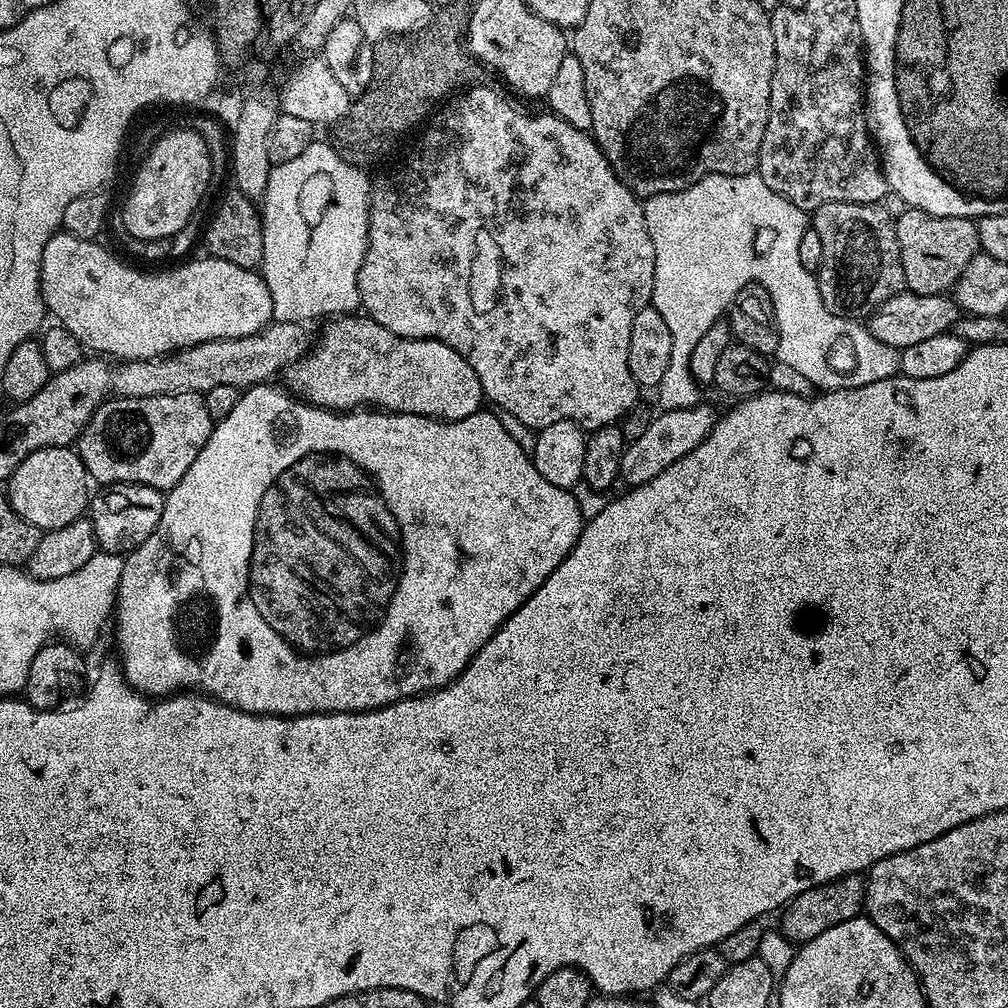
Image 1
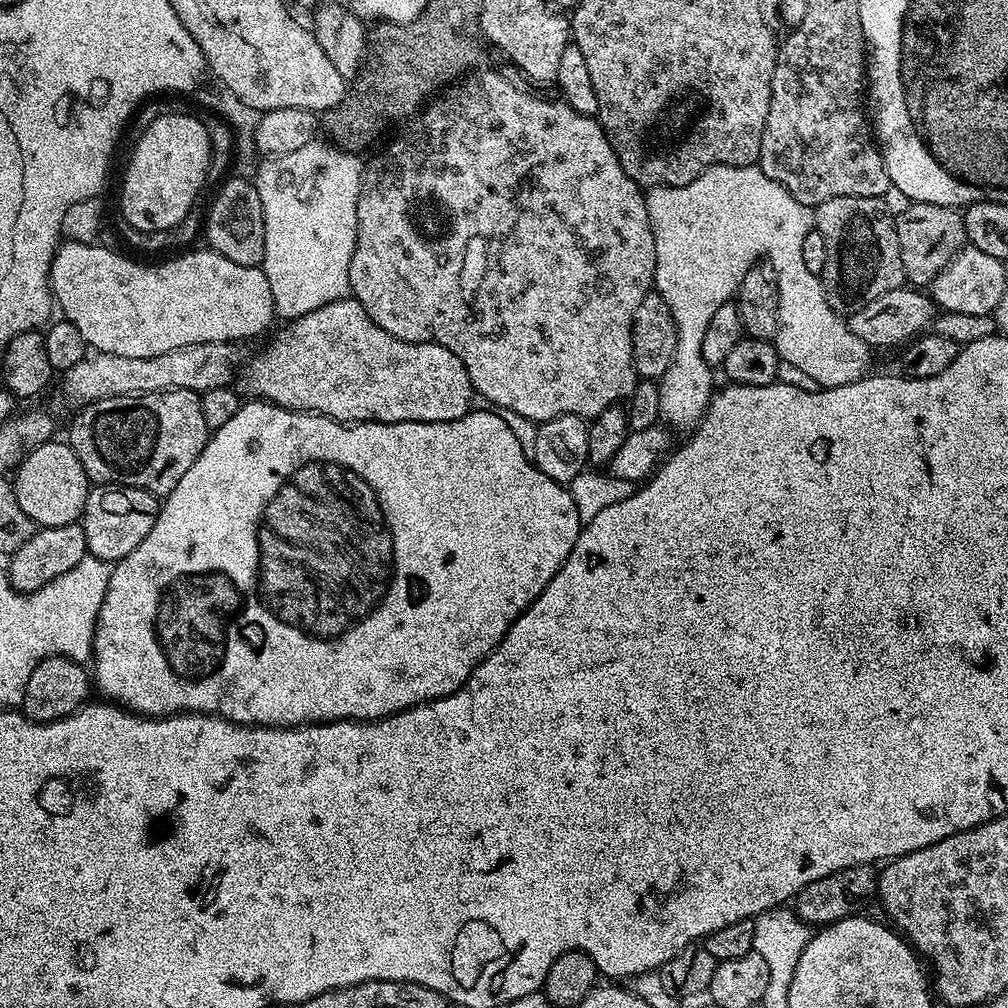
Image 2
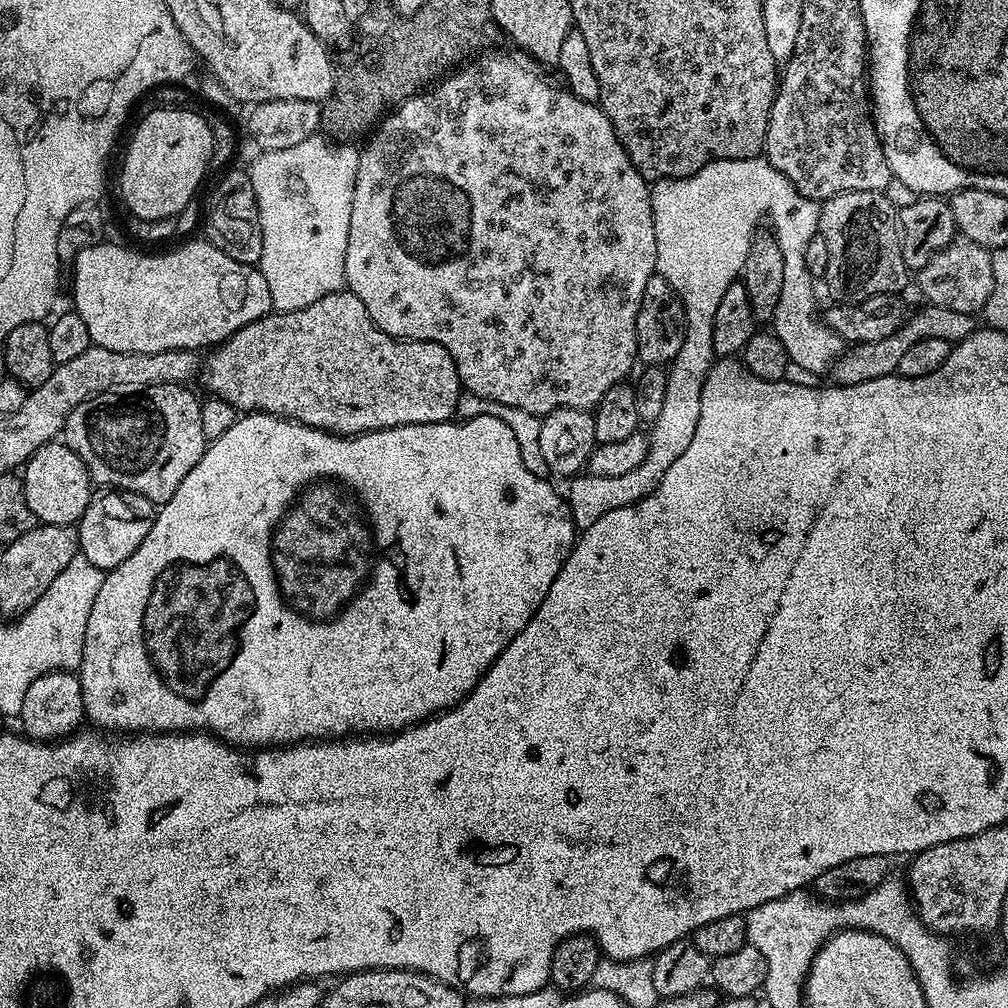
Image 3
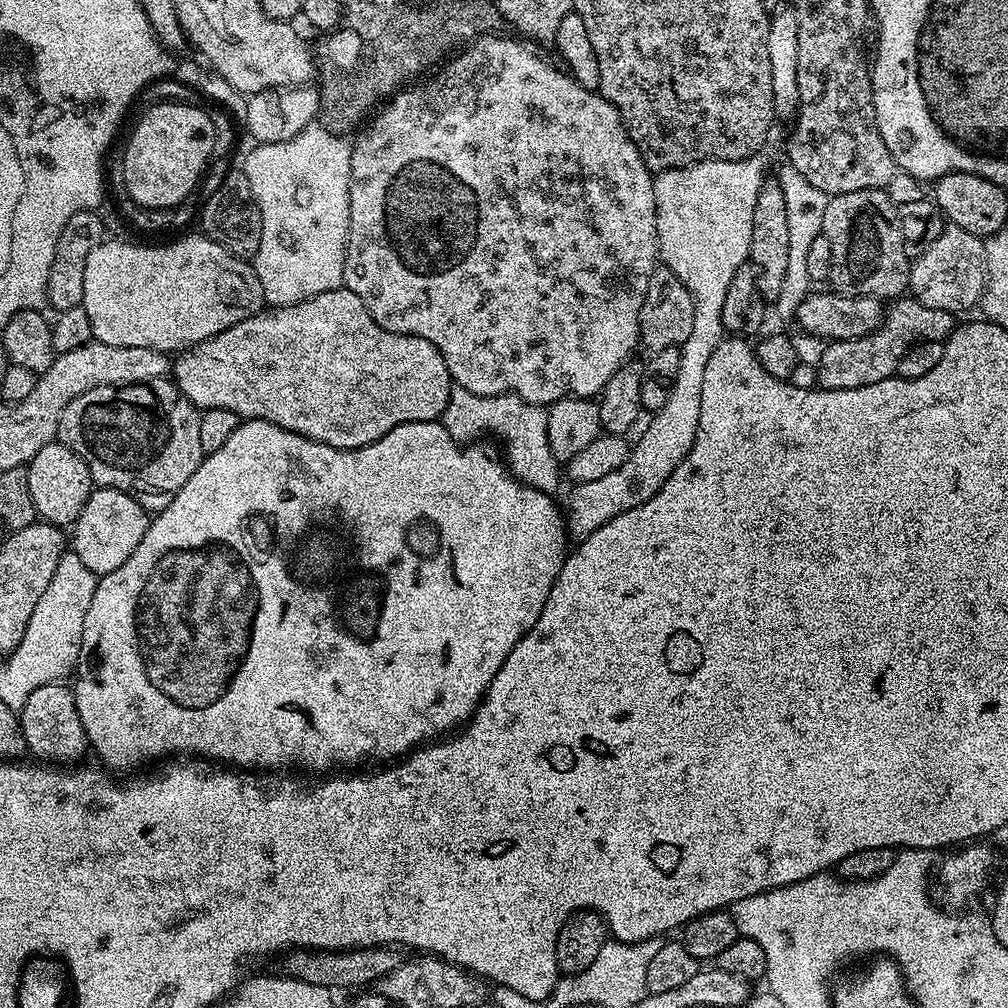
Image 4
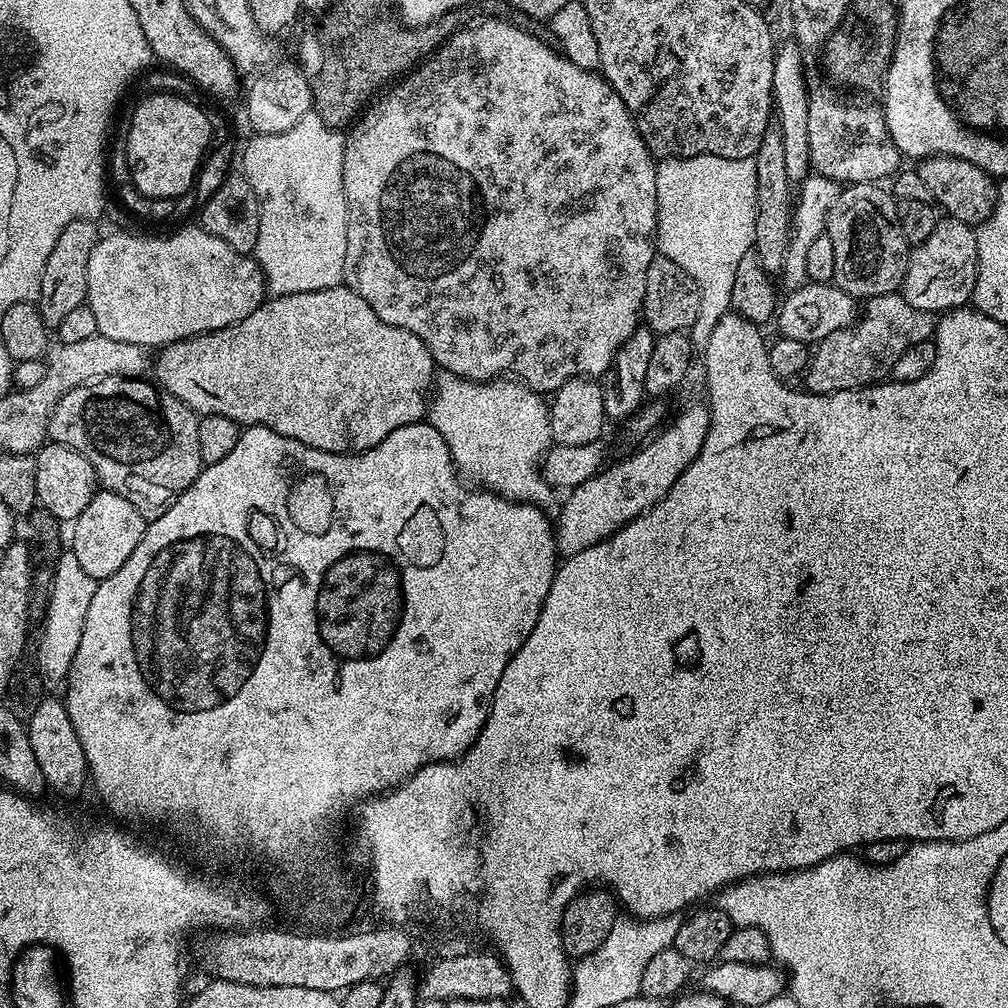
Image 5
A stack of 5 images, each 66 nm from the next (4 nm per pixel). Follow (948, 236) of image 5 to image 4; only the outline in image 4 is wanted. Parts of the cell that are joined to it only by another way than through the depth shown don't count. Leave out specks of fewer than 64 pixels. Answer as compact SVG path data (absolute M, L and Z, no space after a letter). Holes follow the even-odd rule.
M948 224L930 250L915 257L911 261L912 273L908 276L908 287L911 295L922 306L930 306L934 310L946 310L953 314L961 314L967 308L975 309L984 293L984 240L970 234L958 226Z

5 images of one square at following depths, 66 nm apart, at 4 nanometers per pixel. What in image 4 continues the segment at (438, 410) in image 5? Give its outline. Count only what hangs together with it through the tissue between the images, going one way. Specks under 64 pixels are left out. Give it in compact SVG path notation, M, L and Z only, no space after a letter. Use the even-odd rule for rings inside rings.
M453 387L442 423L457 442L472 442L483 437L480 436L483 432L493 432L504 443L508 471L520 483L549 494L559 490L562 464L550 450L548 413L541 405L526 402L521 396L479 396L465 388Z

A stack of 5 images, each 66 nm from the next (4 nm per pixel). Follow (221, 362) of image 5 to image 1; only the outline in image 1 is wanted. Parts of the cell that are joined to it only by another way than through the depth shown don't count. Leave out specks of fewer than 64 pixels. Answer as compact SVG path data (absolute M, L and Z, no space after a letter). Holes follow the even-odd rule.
M345 314L329 319L324 326L324 341L282 373L283 379L288 379L287 391L293 396L318 408L331 408L333 412L383 410L431 416L433 420L461 420L481 411L485 403L482 382L478 382L478 374L474 374L470 362L458 350L450 350L450 346L437 340L402 338L386 330L386 326L378 326L366 314Z

